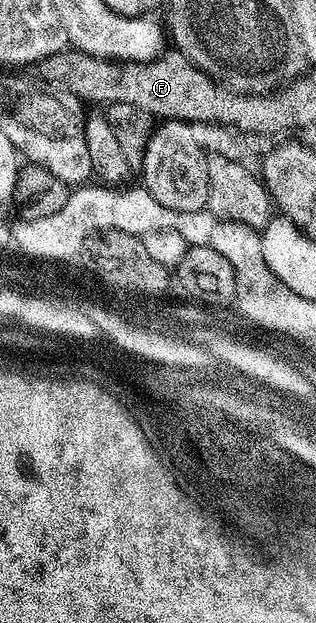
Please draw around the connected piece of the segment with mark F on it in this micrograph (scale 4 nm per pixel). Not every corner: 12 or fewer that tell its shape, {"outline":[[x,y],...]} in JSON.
{"outline":[[75,48],[39,81],[149,116],[268,136],[268,102],[212,89],[184,54],[140,62]]}

